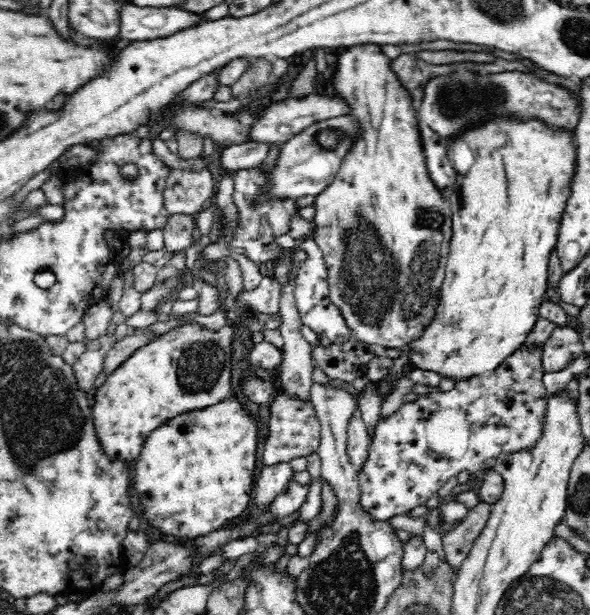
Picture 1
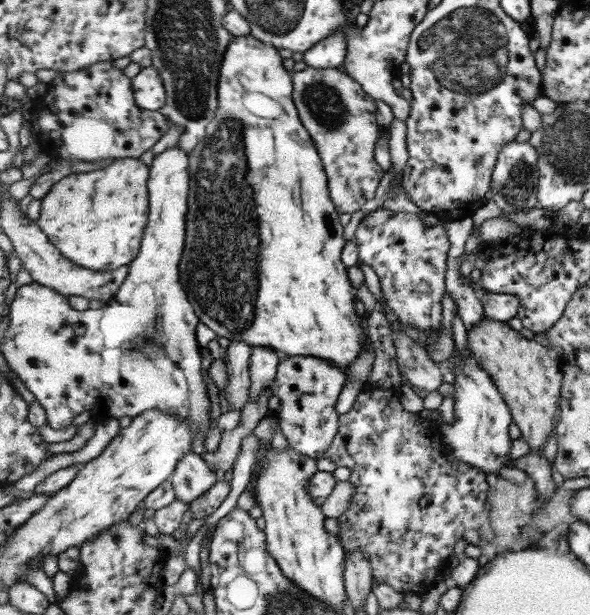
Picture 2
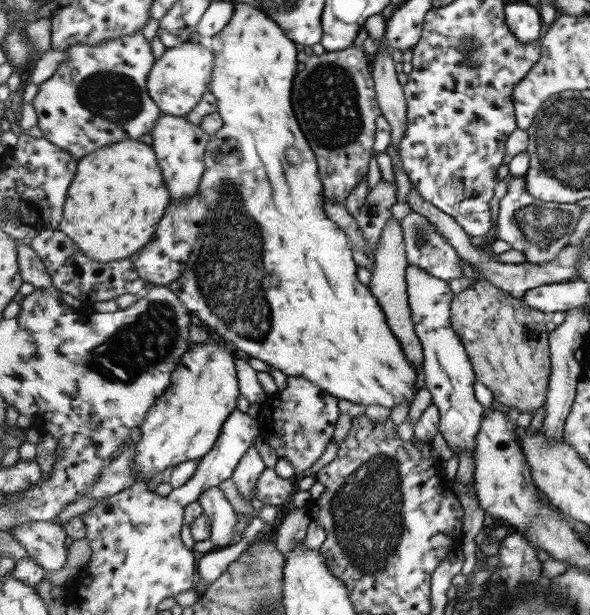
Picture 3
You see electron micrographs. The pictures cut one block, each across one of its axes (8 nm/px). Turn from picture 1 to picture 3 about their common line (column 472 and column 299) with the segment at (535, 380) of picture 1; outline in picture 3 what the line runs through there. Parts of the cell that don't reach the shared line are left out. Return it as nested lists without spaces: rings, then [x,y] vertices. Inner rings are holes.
[[[290,376],[286,387],[264,405],[259,417],[261,438],[277,451],[280,458],[290,460],[300,475],[323,456],[327,444],[334,438],[341,415],[338,398],[305,377]]]

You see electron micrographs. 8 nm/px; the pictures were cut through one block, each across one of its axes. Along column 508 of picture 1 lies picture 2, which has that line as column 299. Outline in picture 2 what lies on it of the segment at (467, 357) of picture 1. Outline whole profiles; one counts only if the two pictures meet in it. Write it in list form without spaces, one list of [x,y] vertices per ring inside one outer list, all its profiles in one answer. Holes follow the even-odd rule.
[[[252,34],[235,36],[226,52],[225,62],[222,64],[220,76],[219,103],[215,118],[209,123],[208,135],[204,142],[190,152],[189,171],[192,174],[192,193],[189,200],[188,224],[186,228],[186,244],[183,259],[180,263],[180,280],[188,296],[196,308],[201,322],[212,329],[218,337],[230,342],[247,342],[252,348],[265,346],[274,348],[282,357],[314,356],[327,359],[335,363],[342,371],[347,372],[367,342],[367,335],[361,327],[362,315],[355,308],[355,289],[347,276],[347,265],[343,263],[345,228],[339,220],[339,212],[333,203],[328,183],[328,173],[324,167],[316,141],[310,135],[308,128],[301,120],[296,101],[293,100],[294,82],[293,72],[287,72],[283,66],[283,56],[279,48],[255,38]]]

